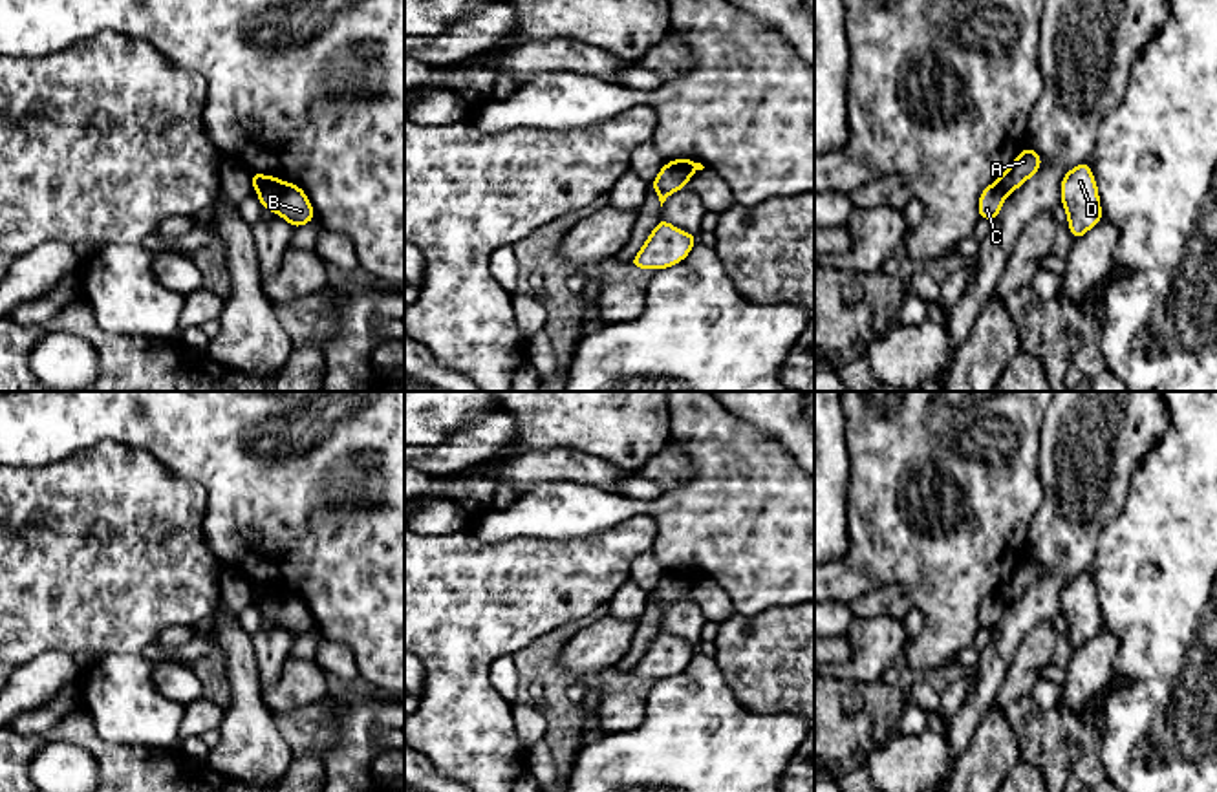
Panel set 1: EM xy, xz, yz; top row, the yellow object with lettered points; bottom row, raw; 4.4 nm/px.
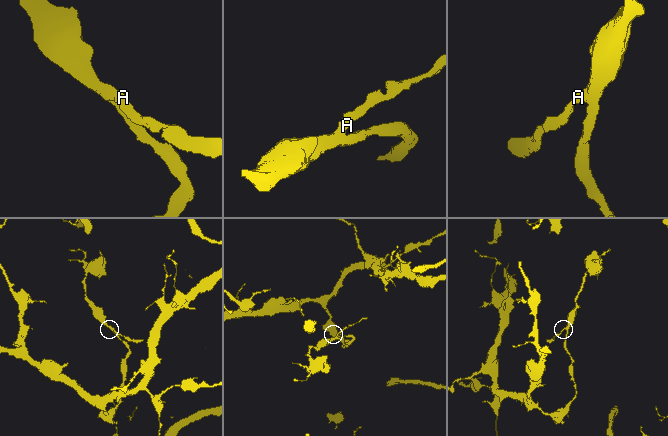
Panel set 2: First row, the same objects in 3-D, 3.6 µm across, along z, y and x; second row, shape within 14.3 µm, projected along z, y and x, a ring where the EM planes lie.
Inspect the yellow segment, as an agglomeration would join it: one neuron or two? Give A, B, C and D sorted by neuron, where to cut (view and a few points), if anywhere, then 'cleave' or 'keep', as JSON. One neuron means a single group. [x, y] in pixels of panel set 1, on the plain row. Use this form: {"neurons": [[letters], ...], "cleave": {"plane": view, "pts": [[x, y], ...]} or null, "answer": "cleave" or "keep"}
{"neurons": [["A", "D"], ["B", "C"]], "cleave": {"plane": "xz", "pts": [[668, 573], [692, 580]]}, "answer": "cleave"}

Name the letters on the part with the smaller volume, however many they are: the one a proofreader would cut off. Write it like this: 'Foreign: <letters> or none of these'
Foreign: B, C

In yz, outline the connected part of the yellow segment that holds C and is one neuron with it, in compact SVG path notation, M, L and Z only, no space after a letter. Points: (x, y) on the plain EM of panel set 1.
M997 591L988 594L979 605L977 613L979 629L996 629L1005 609L1007 602L1001 598Z

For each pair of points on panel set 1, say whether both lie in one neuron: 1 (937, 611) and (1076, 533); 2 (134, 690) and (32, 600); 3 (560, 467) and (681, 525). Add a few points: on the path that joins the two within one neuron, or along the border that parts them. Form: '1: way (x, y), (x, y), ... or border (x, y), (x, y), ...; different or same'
1: border (1038, 513), (1031, 525), (1031, 545), (1025, 555); different
2: border (140, 653), (101, 653), (97, 657); different
3: border (570, 481), (597, 485), (615, 492); different

